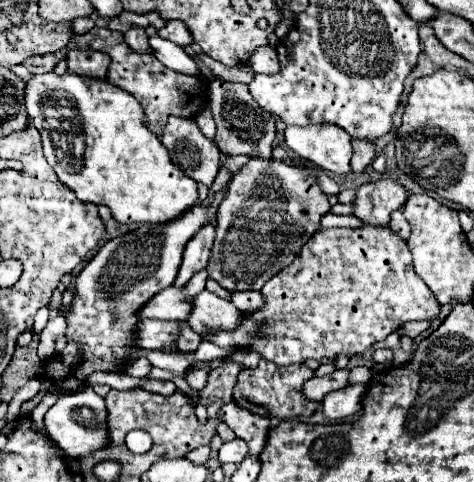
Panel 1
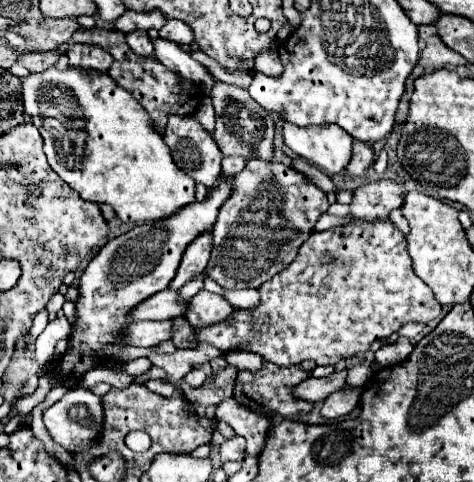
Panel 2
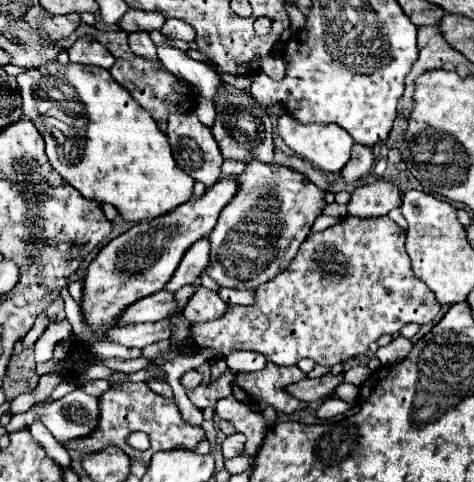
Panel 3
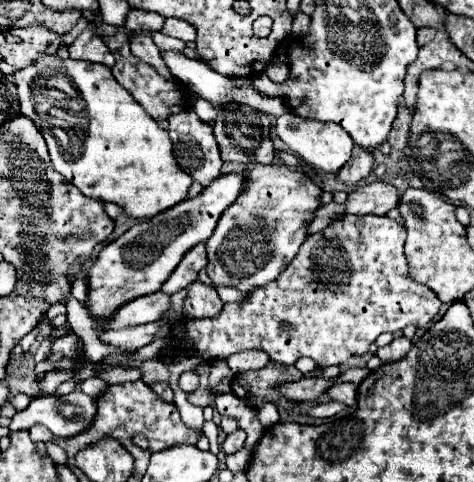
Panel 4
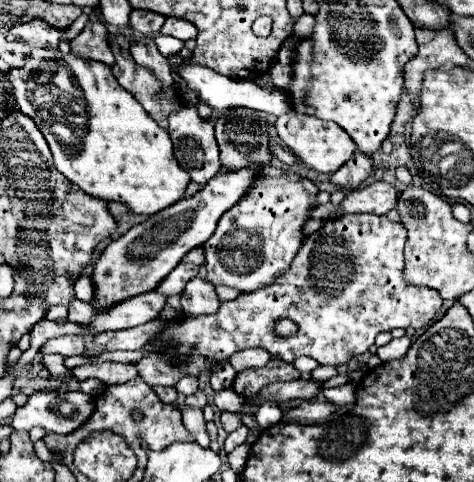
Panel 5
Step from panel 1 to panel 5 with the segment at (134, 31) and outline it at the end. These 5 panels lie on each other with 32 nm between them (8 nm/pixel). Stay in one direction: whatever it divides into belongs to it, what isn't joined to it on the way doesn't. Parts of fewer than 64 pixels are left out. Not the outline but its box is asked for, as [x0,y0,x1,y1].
[130,38,174,88]

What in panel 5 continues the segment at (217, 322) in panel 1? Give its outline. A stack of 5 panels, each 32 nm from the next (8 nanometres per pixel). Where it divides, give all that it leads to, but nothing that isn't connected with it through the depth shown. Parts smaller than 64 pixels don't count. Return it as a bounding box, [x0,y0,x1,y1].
[180,276,220,316]

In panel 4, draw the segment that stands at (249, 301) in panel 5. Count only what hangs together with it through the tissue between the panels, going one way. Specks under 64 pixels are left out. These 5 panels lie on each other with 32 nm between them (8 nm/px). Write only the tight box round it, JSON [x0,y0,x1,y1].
[140,214,442,384]

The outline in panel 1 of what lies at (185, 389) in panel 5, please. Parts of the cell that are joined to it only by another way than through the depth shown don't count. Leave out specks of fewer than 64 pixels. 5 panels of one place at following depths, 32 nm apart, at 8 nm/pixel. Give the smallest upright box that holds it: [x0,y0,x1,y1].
[186,368,208,390]

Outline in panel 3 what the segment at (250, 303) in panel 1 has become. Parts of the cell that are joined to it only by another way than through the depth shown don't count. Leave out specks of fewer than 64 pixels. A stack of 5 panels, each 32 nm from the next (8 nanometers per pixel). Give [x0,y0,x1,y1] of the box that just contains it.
[220,288,254,304]

